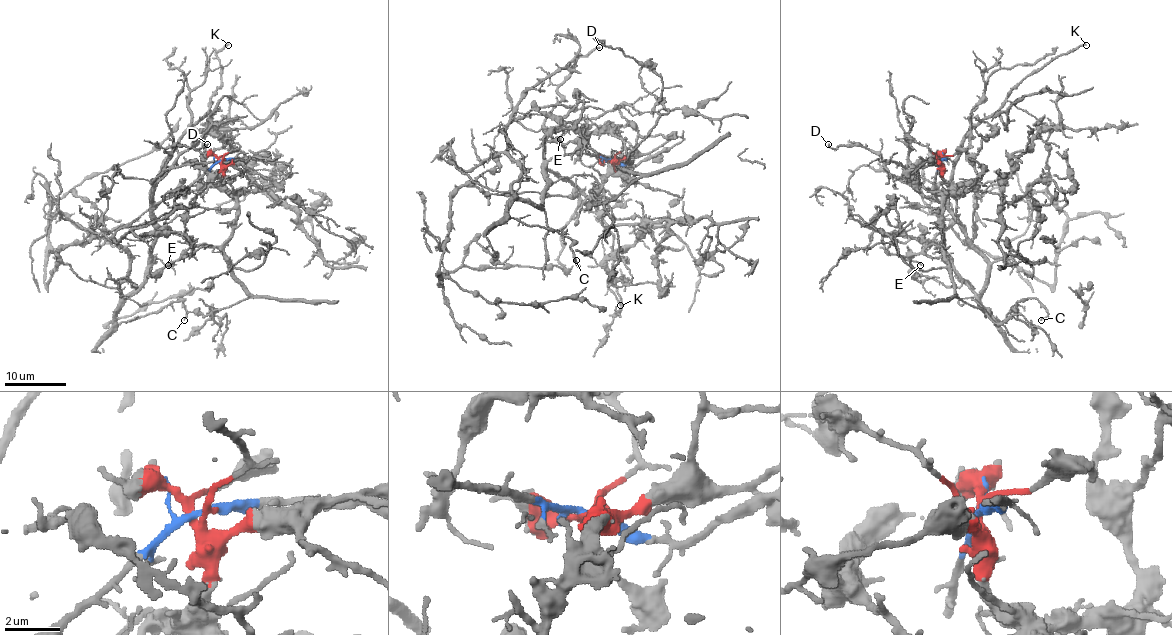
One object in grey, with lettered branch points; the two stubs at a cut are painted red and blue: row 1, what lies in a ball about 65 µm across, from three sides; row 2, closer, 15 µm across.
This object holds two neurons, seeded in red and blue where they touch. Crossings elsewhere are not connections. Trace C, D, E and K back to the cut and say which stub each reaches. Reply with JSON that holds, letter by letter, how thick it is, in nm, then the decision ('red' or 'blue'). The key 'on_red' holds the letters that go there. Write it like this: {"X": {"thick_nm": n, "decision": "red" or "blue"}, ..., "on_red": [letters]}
{"C": {"thick_nm": 110, "decision": "blue"}, "D": {"thick_nm": 180, "decision": "blue"}, "E": {"thick_nm": 130, "decision": "red"}, "K": {"thick_nm": 180, "decision": "blue"}, "on_red": ["E"]}

